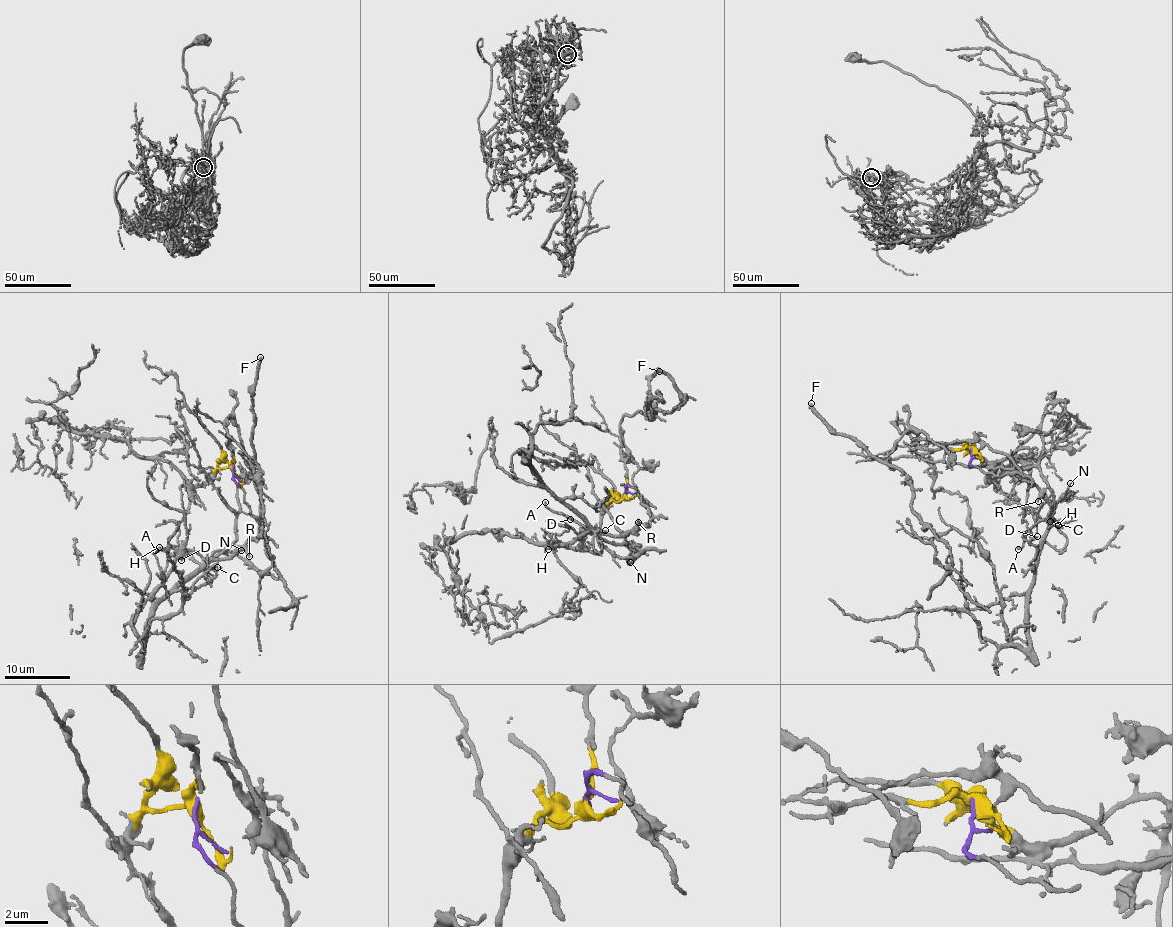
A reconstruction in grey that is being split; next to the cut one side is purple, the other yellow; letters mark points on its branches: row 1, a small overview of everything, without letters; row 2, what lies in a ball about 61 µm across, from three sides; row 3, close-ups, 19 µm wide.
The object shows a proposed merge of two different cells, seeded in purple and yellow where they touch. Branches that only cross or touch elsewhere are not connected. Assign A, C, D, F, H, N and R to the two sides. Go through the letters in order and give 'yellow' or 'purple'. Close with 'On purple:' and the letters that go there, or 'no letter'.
A: purple
C: purple
D: purple
F: purple
H: purple
N: purple
R: purple
On purple: A, C, D, F, H, N, R

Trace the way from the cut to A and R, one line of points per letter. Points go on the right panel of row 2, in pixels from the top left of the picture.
A: (972, 451), (971, 464), (985, 473), (1025, 474), (1049, 505), (1048, 519), (1036, 524), (1017, 549)
R: (972, 451), (971, 464), (985, 473), (1025, 474), (1039, 491), (1037, 501)

